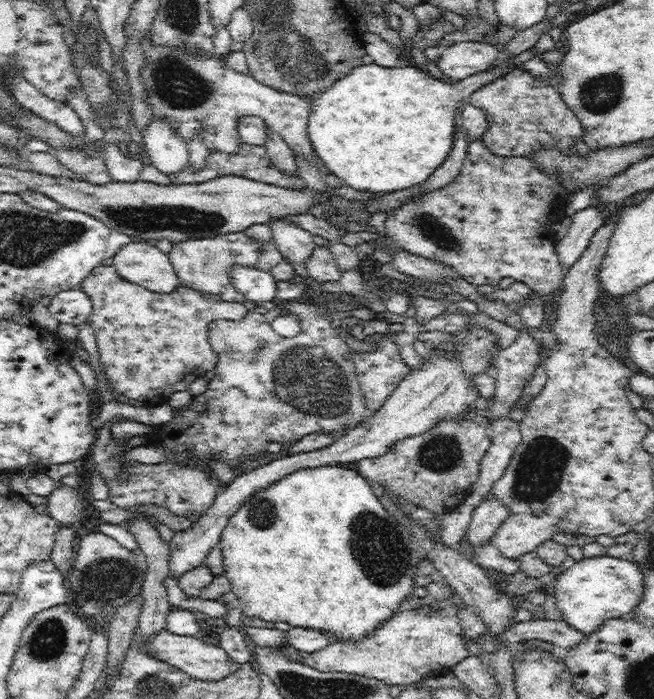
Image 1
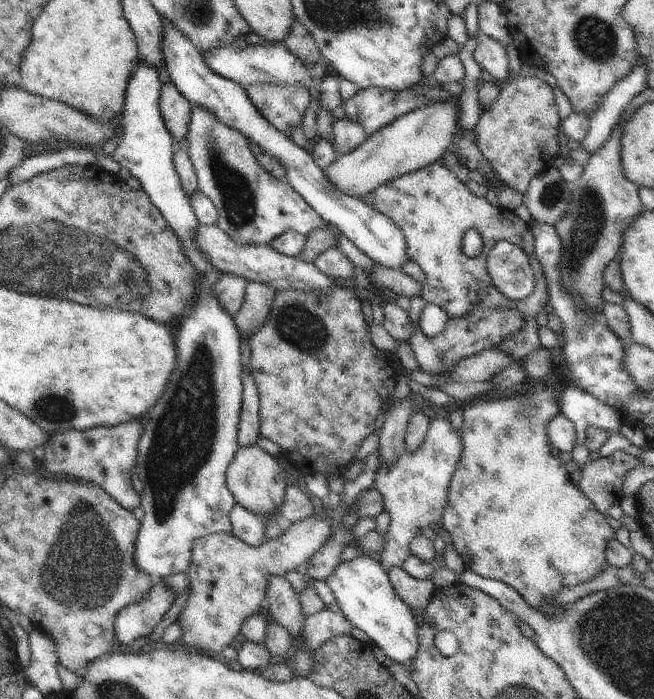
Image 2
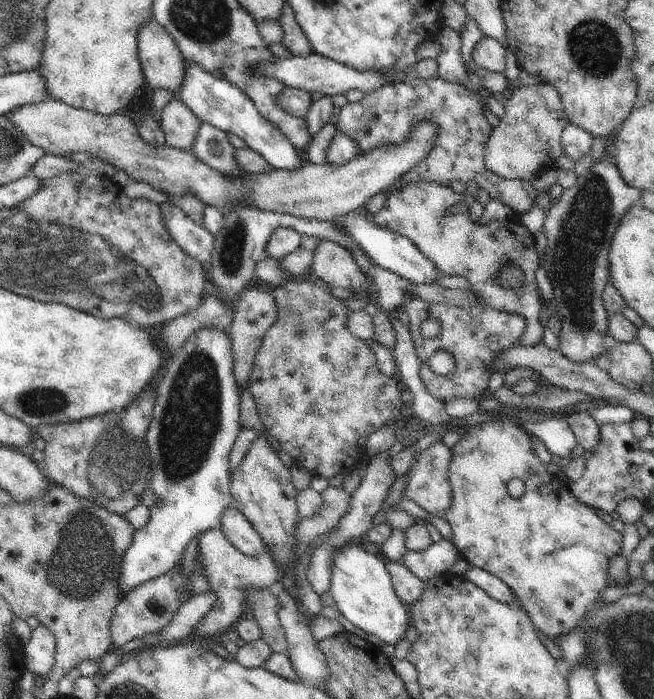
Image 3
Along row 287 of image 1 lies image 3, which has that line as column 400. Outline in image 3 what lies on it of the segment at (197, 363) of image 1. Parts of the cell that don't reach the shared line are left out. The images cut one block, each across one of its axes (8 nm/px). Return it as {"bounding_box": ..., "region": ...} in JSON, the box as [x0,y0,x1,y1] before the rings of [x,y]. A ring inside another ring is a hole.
{"bounding_box":[333,75,537,217],"region":[[[414,75],[406,76],[394,84],[386,84],[374,92],[368,92],[361,102],[348,101],[345,106],[337,110],[333,121],[338,132],[344,132],[348,138],[354,140],[354,144],[358,144],[356,156],[360,156],[382,146],[394,148],[408,142],[414,126],[422,120],[430,120],[438,128],[438,136],[434,138],[428,156],[396,182],[392,182],[386,190],[372,196],[363,205],[362,212],[372,216],[378,214],[382,208],[386,208],[388,192],[402,190],[412,182],[434,183],[450,188],[452,182],[456,180],[465,183],[470,180],[477,182],[479,189],[486,190],[492,200],[498,200],[511,208],[517,217],[526,214],[532,208],[537,197],[532,182],[502,178],[486,166],[486,144],[488,144],[489,134],[492,134],[492,126],[488,124],[484,114],[482,100],[469,90],[466,83],[446,82],[438,76],[430,80],[422,80]]]}

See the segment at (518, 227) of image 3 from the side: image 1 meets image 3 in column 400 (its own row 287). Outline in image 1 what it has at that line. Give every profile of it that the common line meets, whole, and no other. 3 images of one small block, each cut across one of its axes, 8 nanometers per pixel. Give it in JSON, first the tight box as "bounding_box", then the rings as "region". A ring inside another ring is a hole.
{"bounding_box":[168,232,262,303],"region":[[[232,232],[219,234],[214,238],[199,238],[175,242],[168,256],[182,285],[193,288],[198,292],[218,294],[221,300],[226,302],[243,303],[246,298],[232,285],[230,270],[237,265],[257,267],[260,252],[262,252],[262,245],[258,241],[248,237],[245,232]]]}

